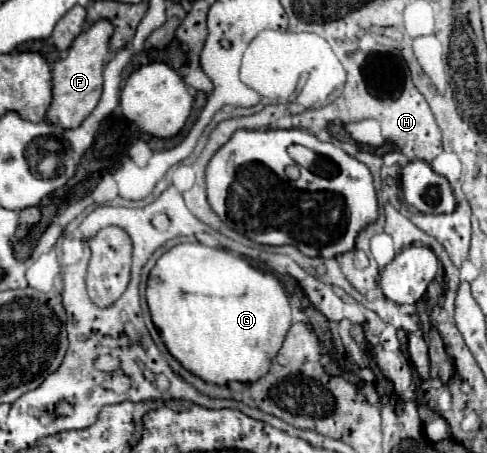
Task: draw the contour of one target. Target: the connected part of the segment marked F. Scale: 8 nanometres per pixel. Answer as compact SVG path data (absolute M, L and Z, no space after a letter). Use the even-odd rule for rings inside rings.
M102 18L94 22L86 32L82 32L70 46L68 56L58 60L52 70L52 104L48 110L50 122L60 128L78 128L82 120L92 112L102 94L102 68L108 56L108 44L114 28L110 20Z

